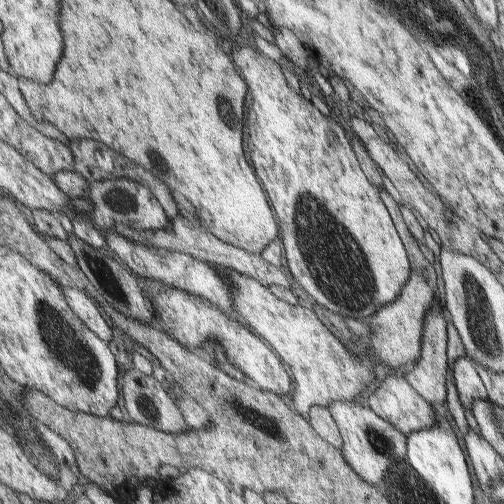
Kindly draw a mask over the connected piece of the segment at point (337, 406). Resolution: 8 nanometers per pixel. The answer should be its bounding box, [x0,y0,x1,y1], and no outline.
[327,400,407,492]

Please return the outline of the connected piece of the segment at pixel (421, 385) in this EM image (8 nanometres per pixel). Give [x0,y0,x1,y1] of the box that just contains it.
[403,299,449,408]

